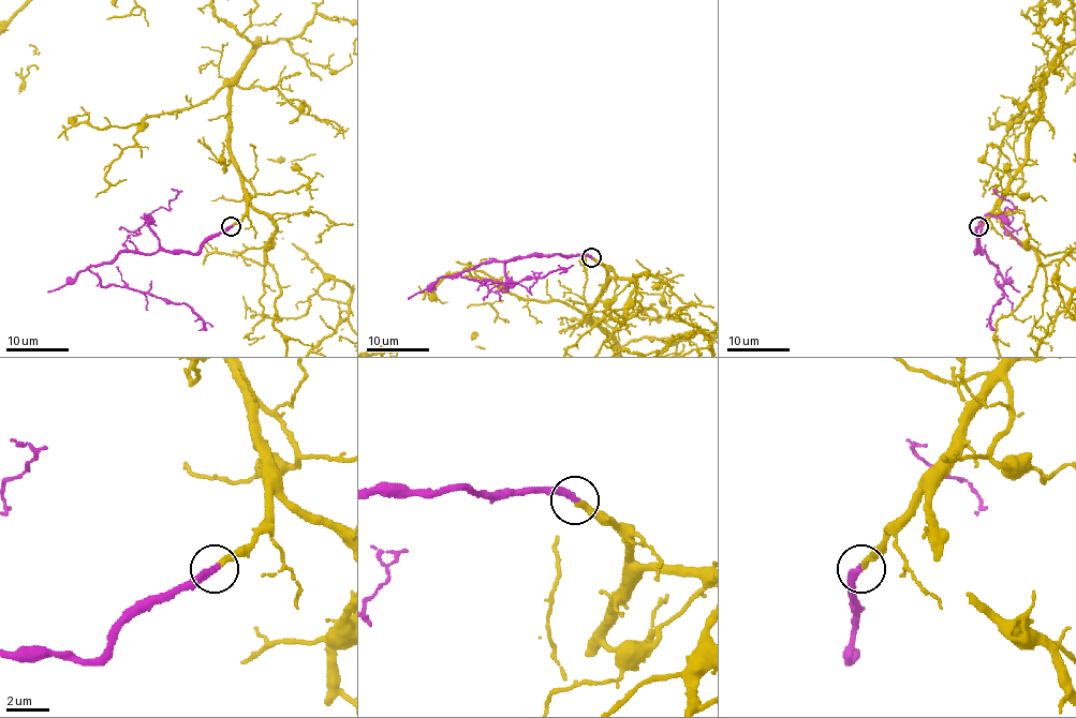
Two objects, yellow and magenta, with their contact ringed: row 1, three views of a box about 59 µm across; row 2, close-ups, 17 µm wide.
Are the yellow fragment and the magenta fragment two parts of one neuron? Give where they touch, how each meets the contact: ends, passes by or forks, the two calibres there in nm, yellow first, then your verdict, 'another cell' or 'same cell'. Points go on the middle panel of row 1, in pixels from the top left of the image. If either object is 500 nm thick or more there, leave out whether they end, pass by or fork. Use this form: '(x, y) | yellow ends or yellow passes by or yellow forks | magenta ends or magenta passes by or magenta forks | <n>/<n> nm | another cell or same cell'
(591, 257) | yellow ends | magenta ends | 280/320 nm | same cell

